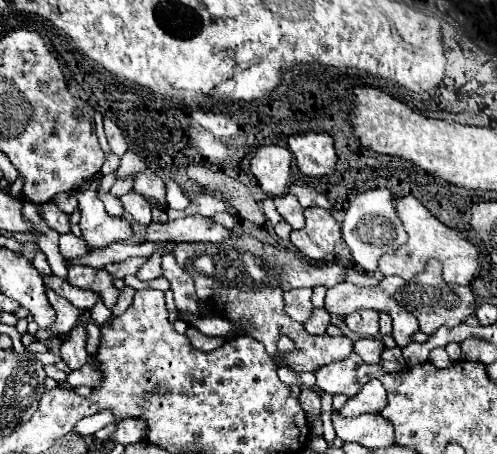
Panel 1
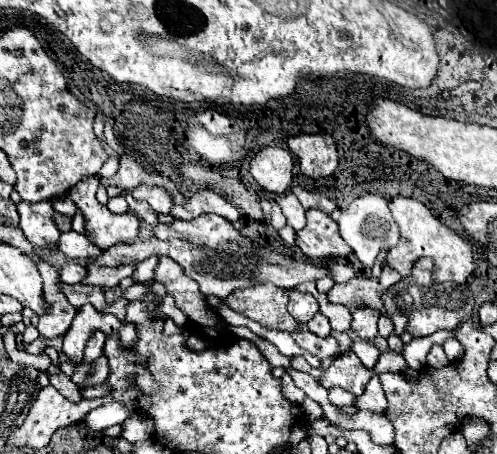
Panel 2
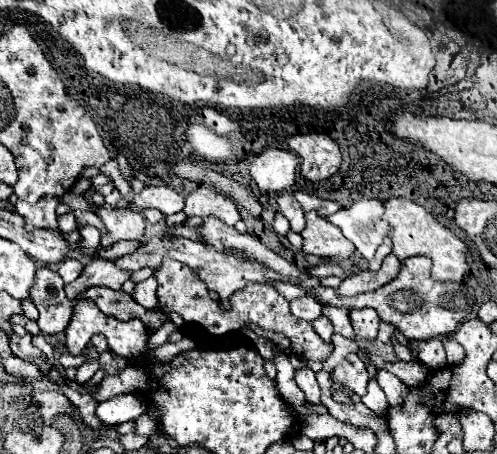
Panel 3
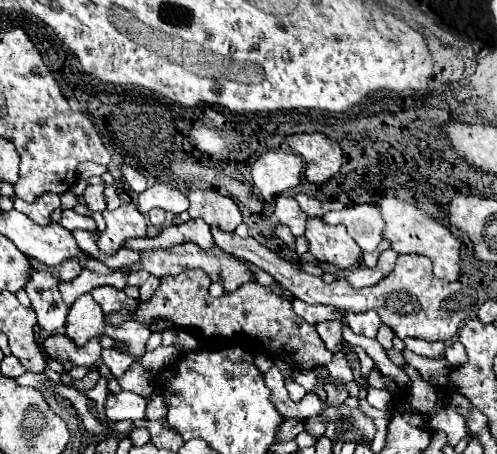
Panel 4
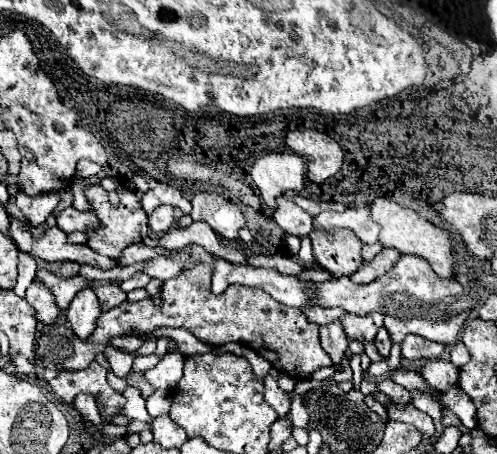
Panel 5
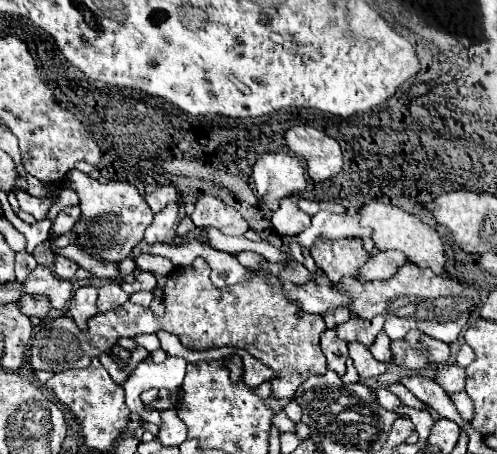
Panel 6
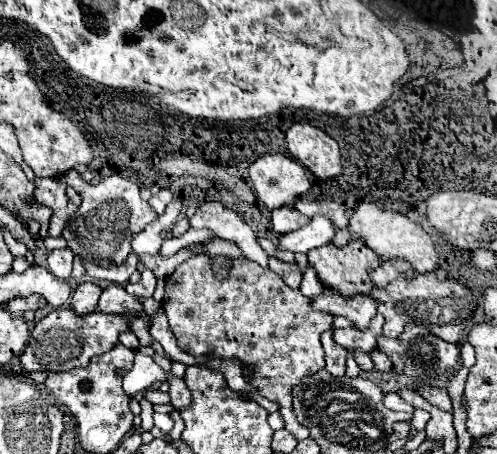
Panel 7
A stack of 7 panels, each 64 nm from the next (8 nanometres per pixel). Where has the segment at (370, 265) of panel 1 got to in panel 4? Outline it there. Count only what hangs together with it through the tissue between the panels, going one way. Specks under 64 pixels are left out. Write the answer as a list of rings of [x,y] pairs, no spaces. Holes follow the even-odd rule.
[[[358,204],[358,206],[344,208],[340,212],[332,210],[326,212],[322,220],[326,224],[344,224],[348,228],[348,234],[358,242],[358,246],[364,252],[376,250],[376,246],[382,240],[384,222],[374,204]]]

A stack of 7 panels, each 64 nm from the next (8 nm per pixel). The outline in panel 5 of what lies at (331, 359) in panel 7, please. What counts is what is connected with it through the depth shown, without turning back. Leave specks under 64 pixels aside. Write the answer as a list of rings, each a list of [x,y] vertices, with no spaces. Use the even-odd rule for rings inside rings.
[[[334,320],[330,326],[320,326],[320,344],[324,352],[332,358],[334,366],[342,366],[344,352],[348,348],[348,338],[342,332],[340,320]]]

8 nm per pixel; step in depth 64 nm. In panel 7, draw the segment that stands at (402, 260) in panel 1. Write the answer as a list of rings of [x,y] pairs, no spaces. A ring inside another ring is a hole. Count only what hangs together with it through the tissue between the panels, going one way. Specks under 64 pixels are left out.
[[[360,204],[354,214],[348,218],[348,232],[358,234],[360,240],[372,248],[382,260],[394,260],[402,258],[408,260],[408,264],[418,272],[434,272],[438,268],[438,254],[434,250],[432,238],[422,230],[420,224],[414,224],[404,214],[394,210],[382,210],[374,204]]]

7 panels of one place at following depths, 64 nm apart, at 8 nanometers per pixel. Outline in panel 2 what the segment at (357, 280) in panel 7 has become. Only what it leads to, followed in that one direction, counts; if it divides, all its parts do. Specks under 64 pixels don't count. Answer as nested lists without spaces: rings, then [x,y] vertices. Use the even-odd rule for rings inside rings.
[[[320,210],[306,212],[308,224],[296,232],[298,248],[310,258],[346,258],[352,250],[338,232],[338,224]]]

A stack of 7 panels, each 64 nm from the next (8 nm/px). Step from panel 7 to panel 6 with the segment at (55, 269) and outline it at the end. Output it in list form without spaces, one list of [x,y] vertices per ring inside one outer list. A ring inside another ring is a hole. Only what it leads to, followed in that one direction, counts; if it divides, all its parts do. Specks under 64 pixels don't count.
[[[54,256],[54,266],[56,266],[56,276],[60,276],[64,280],[72,280],[78,270],[78,264],[64,256]]]

